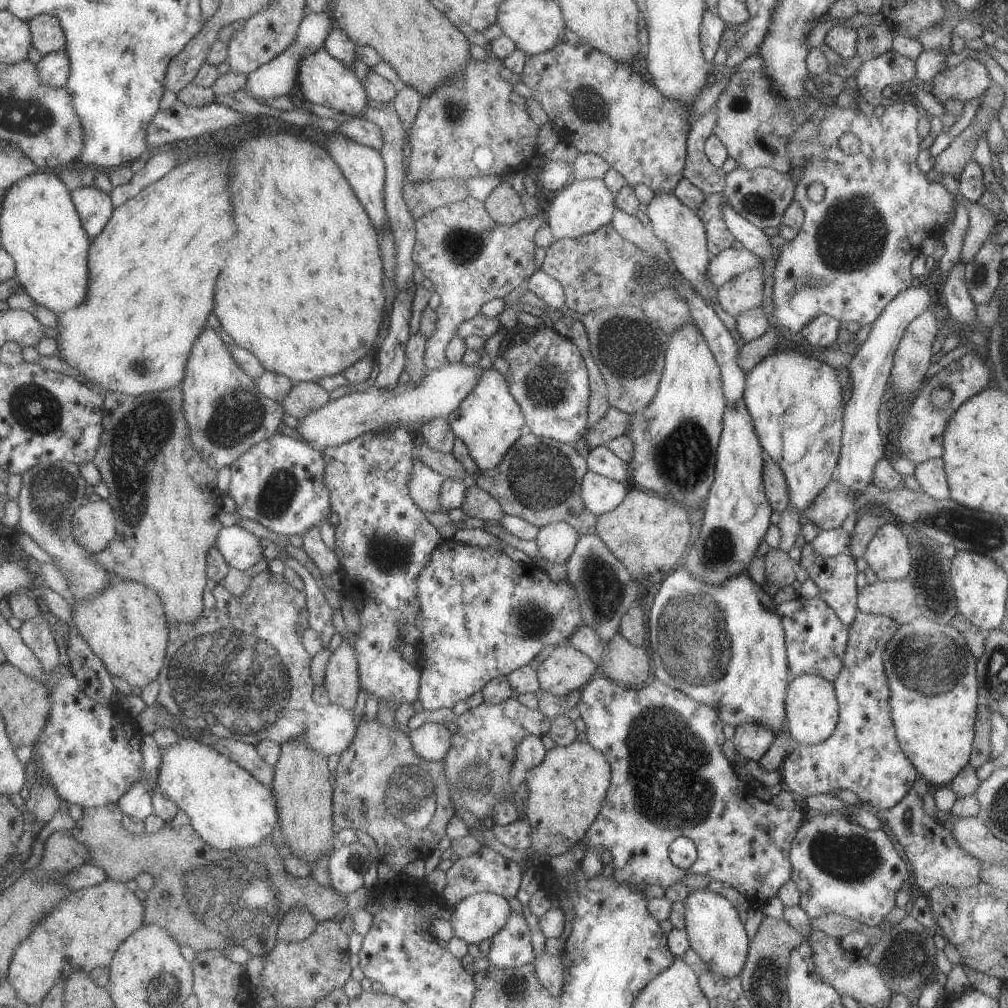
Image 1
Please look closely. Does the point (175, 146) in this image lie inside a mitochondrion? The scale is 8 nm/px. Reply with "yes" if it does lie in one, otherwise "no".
no

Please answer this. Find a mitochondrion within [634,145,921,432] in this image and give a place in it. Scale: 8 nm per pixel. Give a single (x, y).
(853, 233)

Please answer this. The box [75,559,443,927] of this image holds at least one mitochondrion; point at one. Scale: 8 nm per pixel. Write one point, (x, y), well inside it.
(237, 684)

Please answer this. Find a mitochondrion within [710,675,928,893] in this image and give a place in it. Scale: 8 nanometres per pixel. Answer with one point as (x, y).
(849, 859)

